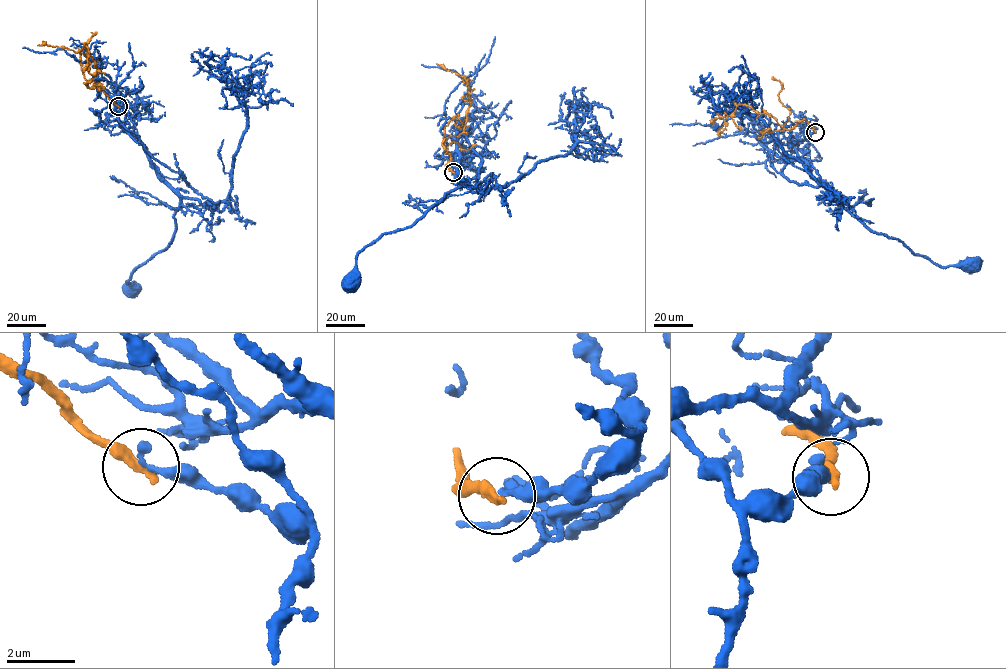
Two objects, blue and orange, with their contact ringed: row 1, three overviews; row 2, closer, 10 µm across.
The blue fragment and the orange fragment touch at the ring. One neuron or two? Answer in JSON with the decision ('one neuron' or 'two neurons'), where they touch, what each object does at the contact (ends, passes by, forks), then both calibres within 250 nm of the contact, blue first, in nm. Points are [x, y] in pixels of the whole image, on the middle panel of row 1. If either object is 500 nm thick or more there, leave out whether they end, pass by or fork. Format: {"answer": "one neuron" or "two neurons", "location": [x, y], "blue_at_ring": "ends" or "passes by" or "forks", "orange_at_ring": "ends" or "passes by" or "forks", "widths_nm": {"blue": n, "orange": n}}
{"answer": "two neurons", "location": [453, 172], "blue_at_ring": "ends", "orange_at_ring": "ends", "widths_nm": {"blue": 300, "orange": 360}}

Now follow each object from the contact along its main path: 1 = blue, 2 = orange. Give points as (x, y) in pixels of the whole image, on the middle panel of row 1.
1: (454, 173), (461, 169), (456, 151), (461, 184), (413, 224), (381, 234), (359, 252), (349, 284)
2: (453, 173), (446, 165), (450, 163), (450, 155), (442, 141), (462, 132), (471, 102), (462, 77), (436, 63)

